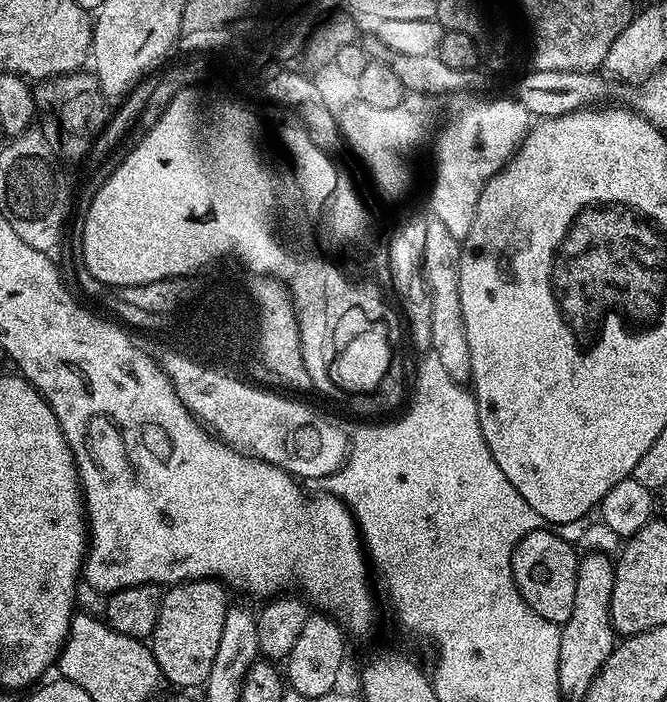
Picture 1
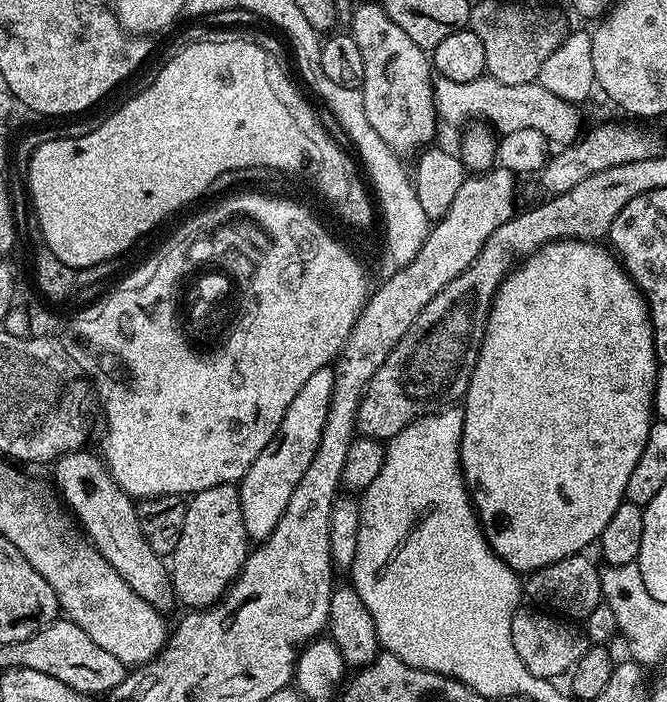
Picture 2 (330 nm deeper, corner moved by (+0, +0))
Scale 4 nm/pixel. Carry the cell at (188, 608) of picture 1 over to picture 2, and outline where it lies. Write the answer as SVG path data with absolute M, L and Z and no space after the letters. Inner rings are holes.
M219 484L195 493L187 501L178 546L170 555L172 585L177 601L188 610L211 608L231 588L250 551L242 522L240 490L236 484Z

